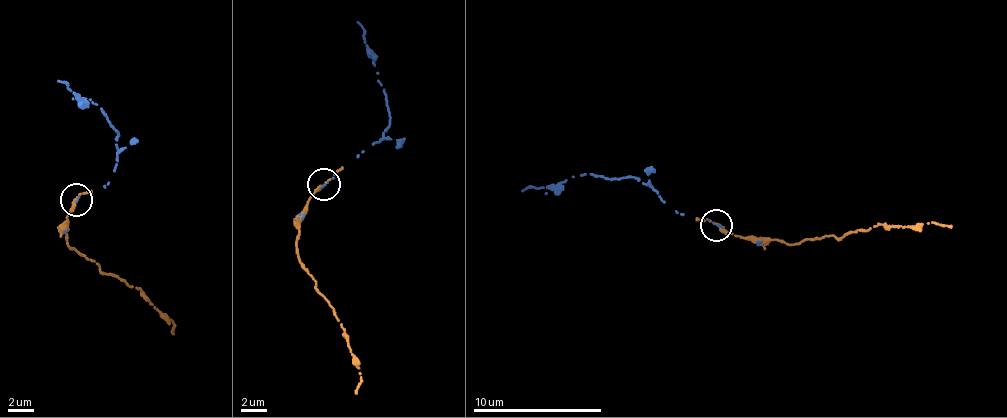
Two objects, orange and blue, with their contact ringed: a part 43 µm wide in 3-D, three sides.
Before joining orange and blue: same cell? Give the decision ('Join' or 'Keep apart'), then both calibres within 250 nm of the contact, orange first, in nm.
Join. Thickness 220 nm (orange) against 170 nm

